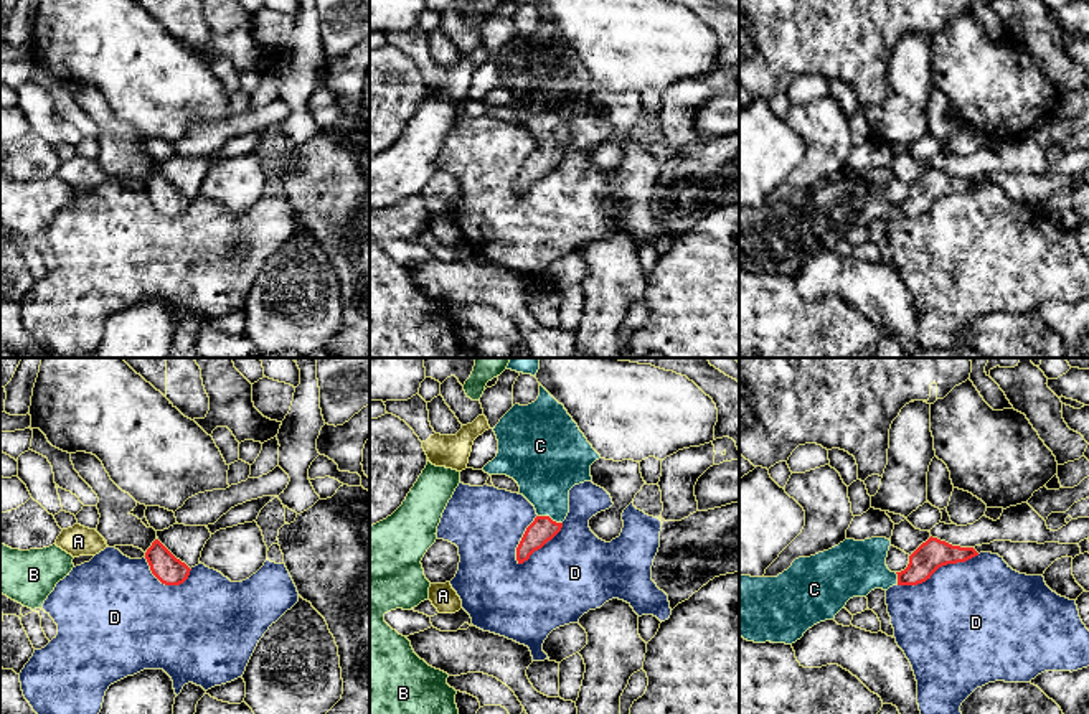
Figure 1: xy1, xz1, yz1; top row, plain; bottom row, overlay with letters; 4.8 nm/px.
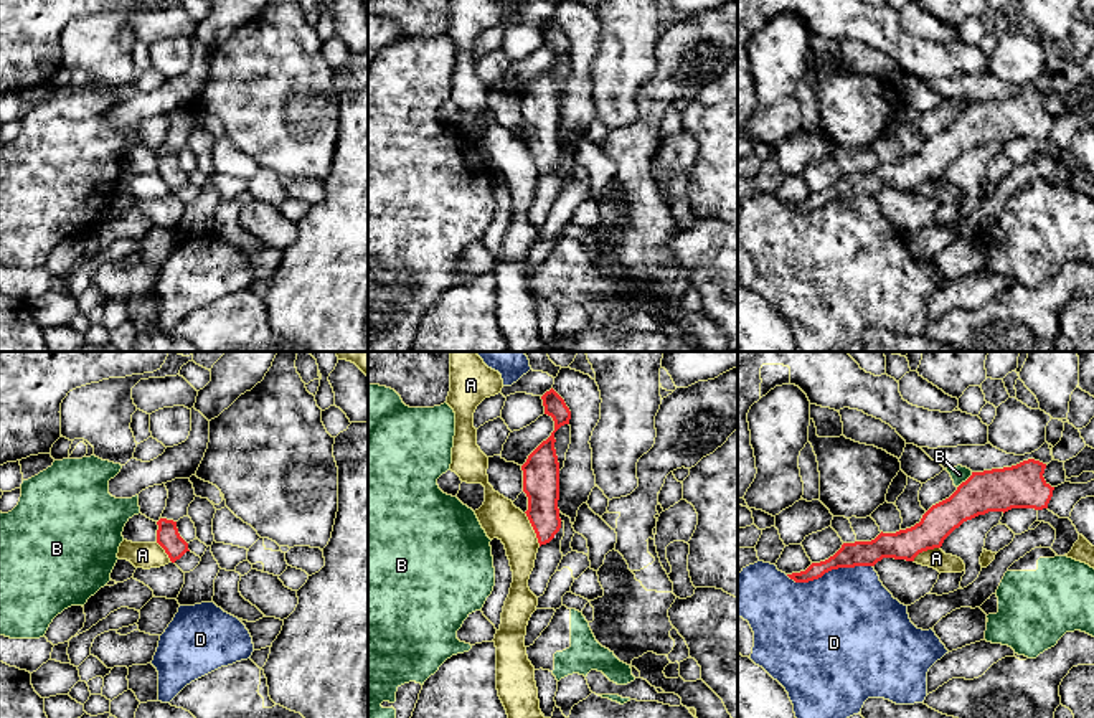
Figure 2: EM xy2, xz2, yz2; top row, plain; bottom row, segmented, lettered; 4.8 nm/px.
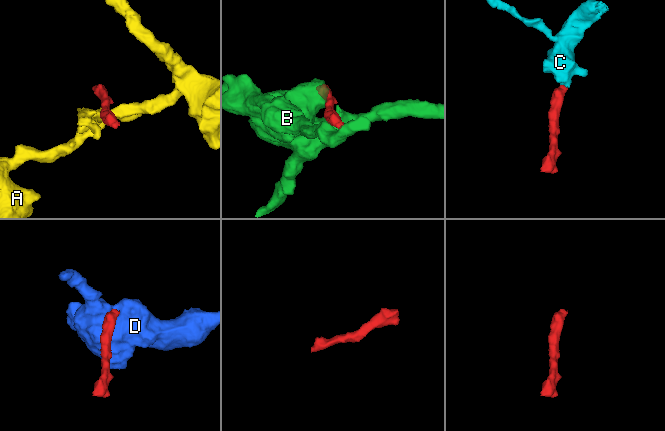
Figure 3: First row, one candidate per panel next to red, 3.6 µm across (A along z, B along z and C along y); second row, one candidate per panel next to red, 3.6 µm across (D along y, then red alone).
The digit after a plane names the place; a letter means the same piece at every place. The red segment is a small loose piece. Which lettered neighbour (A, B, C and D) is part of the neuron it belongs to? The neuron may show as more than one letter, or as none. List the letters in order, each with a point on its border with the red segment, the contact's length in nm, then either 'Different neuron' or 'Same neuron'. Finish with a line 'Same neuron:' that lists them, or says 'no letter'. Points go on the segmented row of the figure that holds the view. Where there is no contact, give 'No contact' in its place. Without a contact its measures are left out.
A: Touches red at xz2 (533, 529). Shared border 180 nm. Different neuron
B: Touches red at yz2 (966, 481). Shared border 110 nm. Different neuron
C: Touches red at xz1 (548, 516). Shared border 130 nm. Same neuron
D: Touches red at xz1 (542, 546). Shared border 300 nm. Different neuron
Same neuron: C

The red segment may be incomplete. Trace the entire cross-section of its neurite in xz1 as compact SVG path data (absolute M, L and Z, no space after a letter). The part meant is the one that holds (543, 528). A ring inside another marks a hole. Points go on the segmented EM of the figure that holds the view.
M541 384L538 399L528 406L515 404L500 419L493 432L498 440L498 453L482 470L488 475L513 478L520 486L520 495L535 506L538 514L516 547L516 561L523 564L561 531L569 513L569 490L592 480L591 465L601 455L587 442L564 406Z

